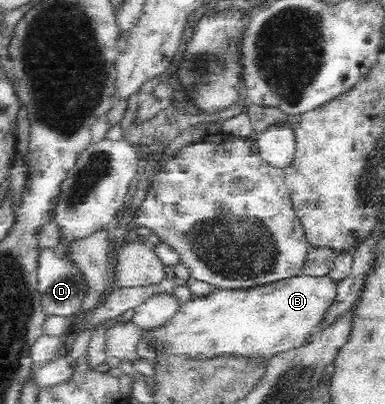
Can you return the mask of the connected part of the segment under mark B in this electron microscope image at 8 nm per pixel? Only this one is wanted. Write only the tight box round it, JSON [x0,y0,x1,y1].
[144,275,337,361]

